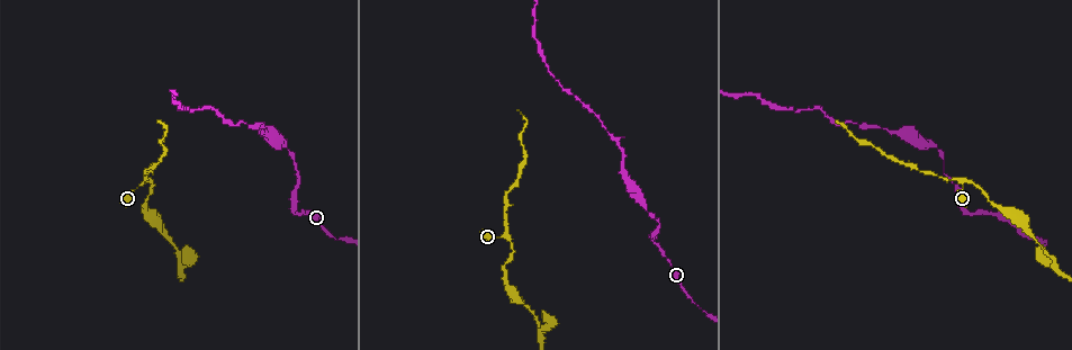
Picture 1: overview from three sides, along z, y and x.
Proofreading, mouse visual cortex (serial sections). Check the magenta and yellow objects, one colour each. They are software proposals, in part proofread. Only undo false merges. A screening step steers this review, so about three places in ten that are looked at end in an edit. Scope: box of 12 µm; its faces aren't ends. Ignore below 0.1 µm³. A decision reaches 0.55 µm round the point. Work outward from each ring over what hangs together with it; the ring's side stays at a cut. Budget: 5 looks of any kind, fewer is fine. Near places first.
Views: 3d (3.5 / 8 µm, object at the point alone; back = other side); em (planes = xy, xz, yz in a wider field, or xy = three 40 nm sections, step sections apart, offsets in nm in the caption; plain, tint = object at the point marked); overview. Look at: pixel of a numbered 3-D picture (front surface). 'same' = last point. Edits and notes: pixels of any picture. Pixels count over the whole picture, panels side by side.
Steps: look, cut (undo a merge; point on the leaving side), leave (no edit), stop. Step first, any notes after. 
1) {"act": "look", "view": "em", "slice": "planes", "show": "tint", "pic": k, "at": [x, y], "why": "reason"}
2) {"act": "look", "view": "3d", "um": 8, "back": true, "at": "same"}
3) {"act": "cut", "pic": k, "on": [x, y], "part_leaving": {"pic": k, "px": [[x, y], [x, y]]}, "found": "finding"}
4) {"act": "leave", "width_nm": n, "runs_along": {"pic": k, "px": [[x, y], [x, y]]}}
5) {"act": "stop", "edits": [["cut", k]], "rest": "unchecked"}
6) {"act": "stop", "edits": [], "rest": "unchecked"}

{"act": "look", "view": "3d", "um": 8, "pic": 1, "at": [951, 180], "why": "abrupt turn"}

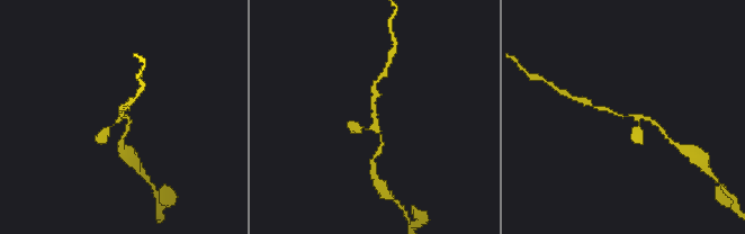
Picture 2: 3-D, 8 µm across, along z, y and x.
{"act": "look", "view": "em", "slice": "xy", "step": 2, "show": "tint", "pic": 2, "at": [375, 114]}

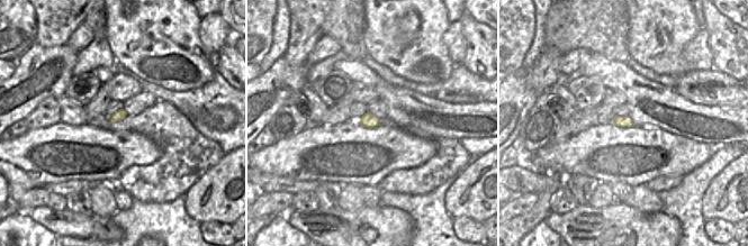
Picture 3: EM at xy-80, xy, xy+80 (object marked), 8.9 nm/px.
{"act": "leave", "found": "one cell here"}

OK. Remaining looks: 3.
{"act": "look", "view": "3d", "um": 3.5, "pic": 1, "at": [1055, 265], "why": "narrows sharply"}

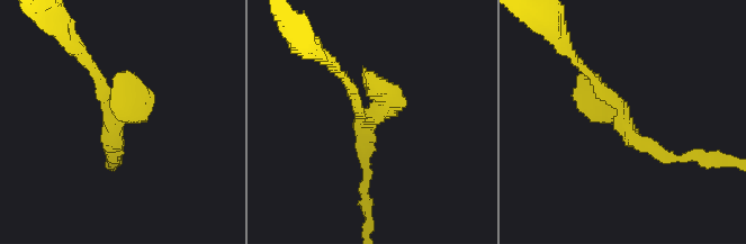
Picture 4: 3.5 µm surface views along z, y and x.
{"act": "look", "view": "em", "slice": "xy", "step": 5, "show": "tint", "pic": 4, "at": [364, 113]}

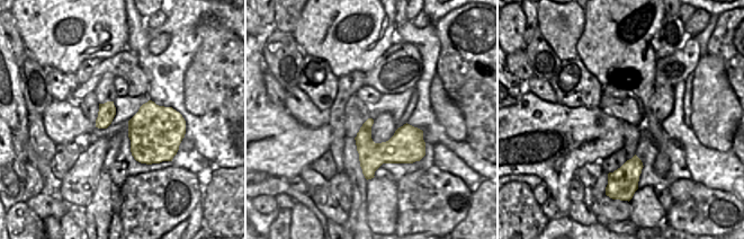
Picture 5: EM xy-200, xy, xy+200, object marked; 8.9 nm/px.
{"act": "leave", "width_nm": 180, "runs_along": {"pic": 4, "px": [[87, 60], [110, 115], [135, 111], [117, 77]]}, "found": "all the same cell"}

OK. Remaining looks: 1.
{"act": "stop", "edits": [], "rest": "unchecked"}

